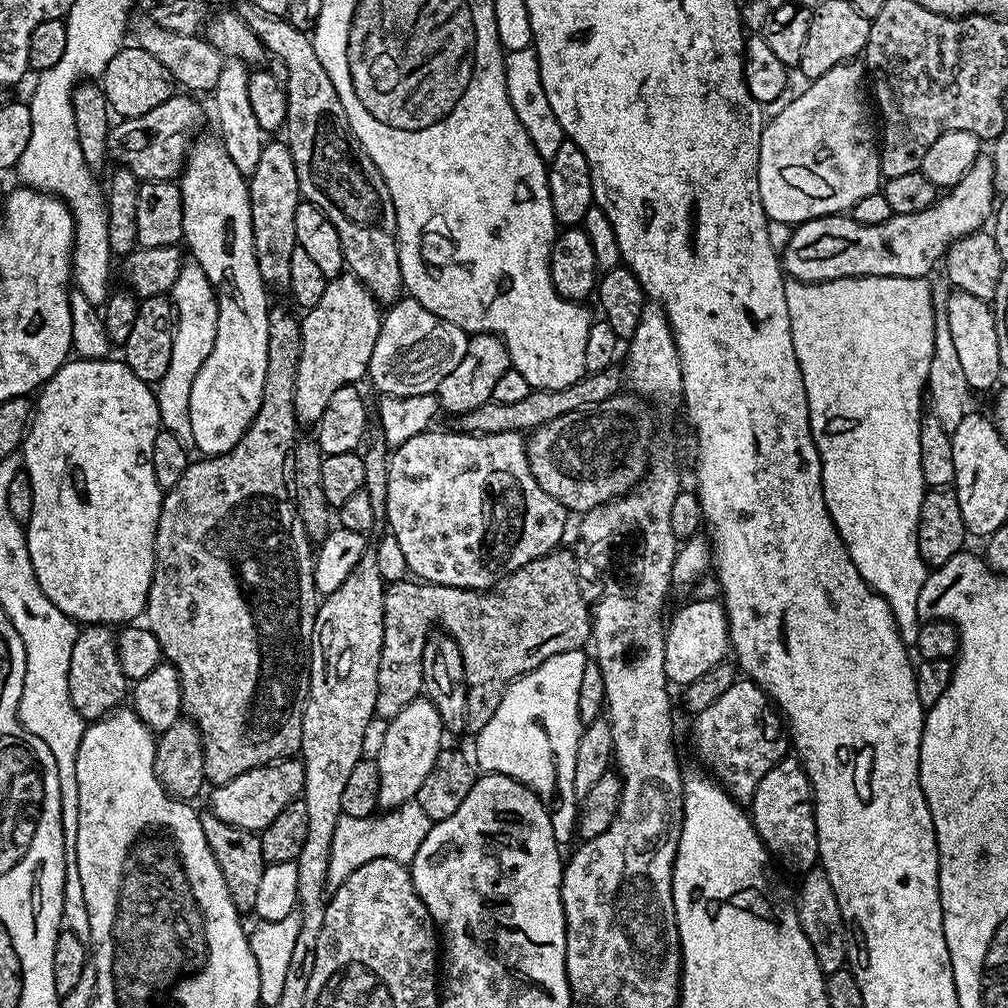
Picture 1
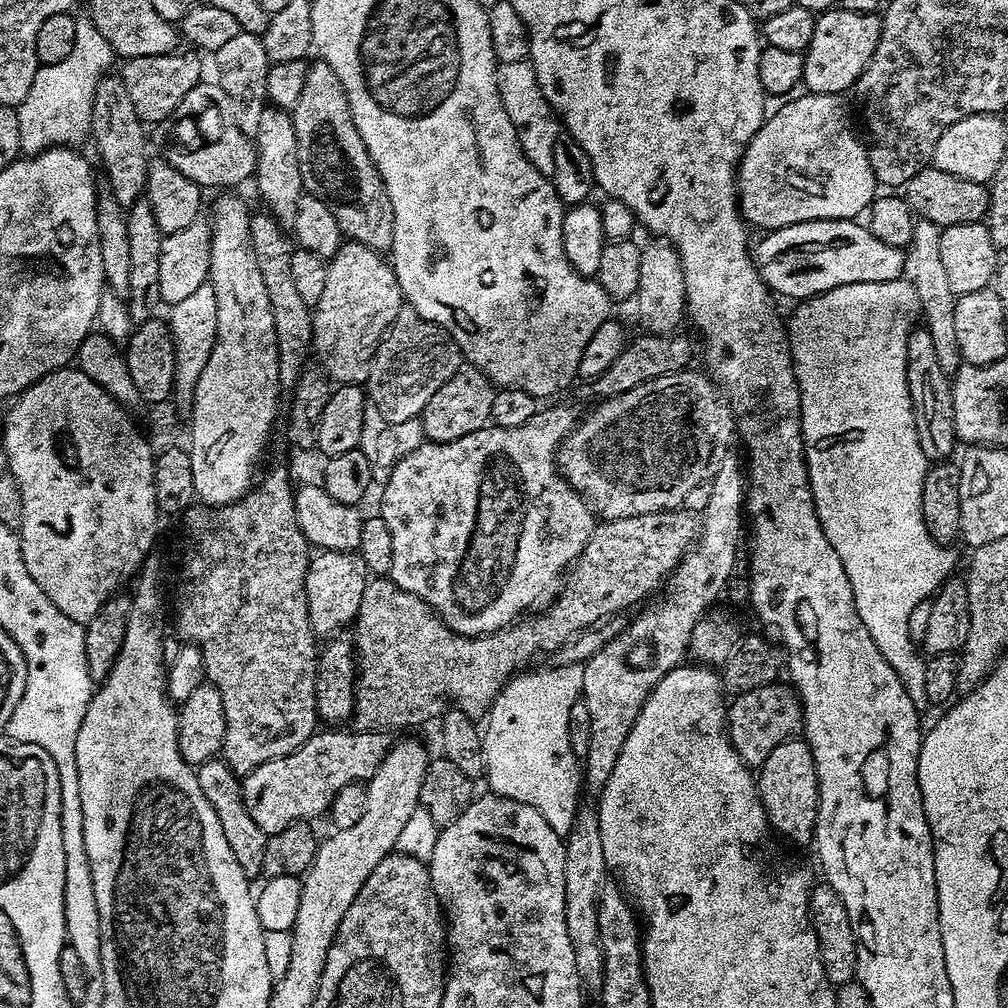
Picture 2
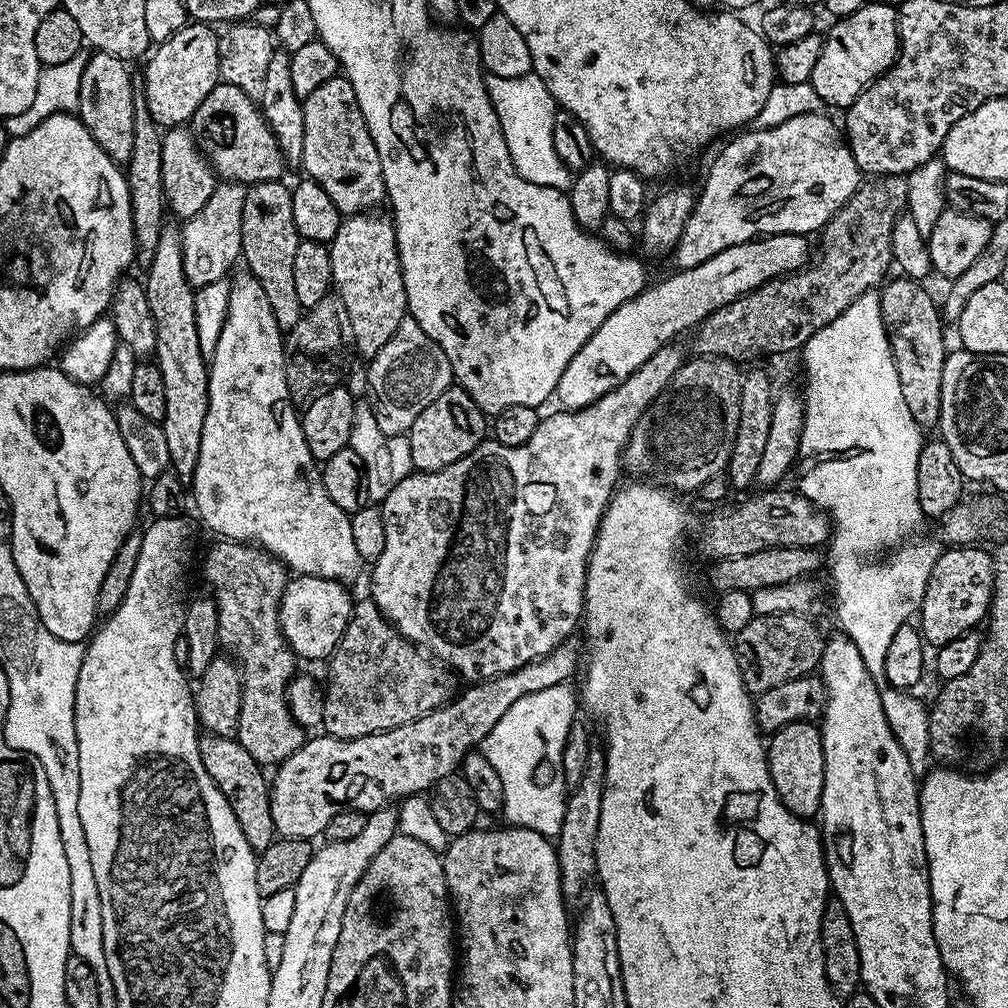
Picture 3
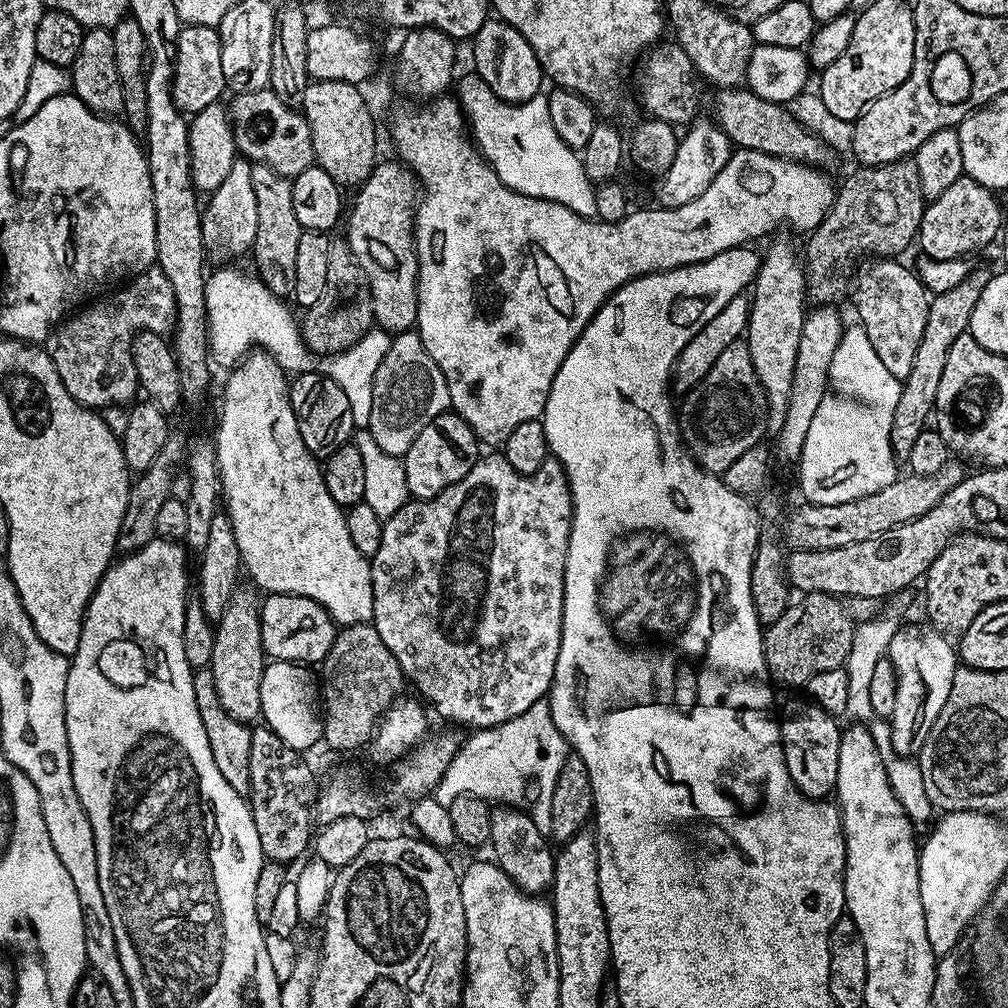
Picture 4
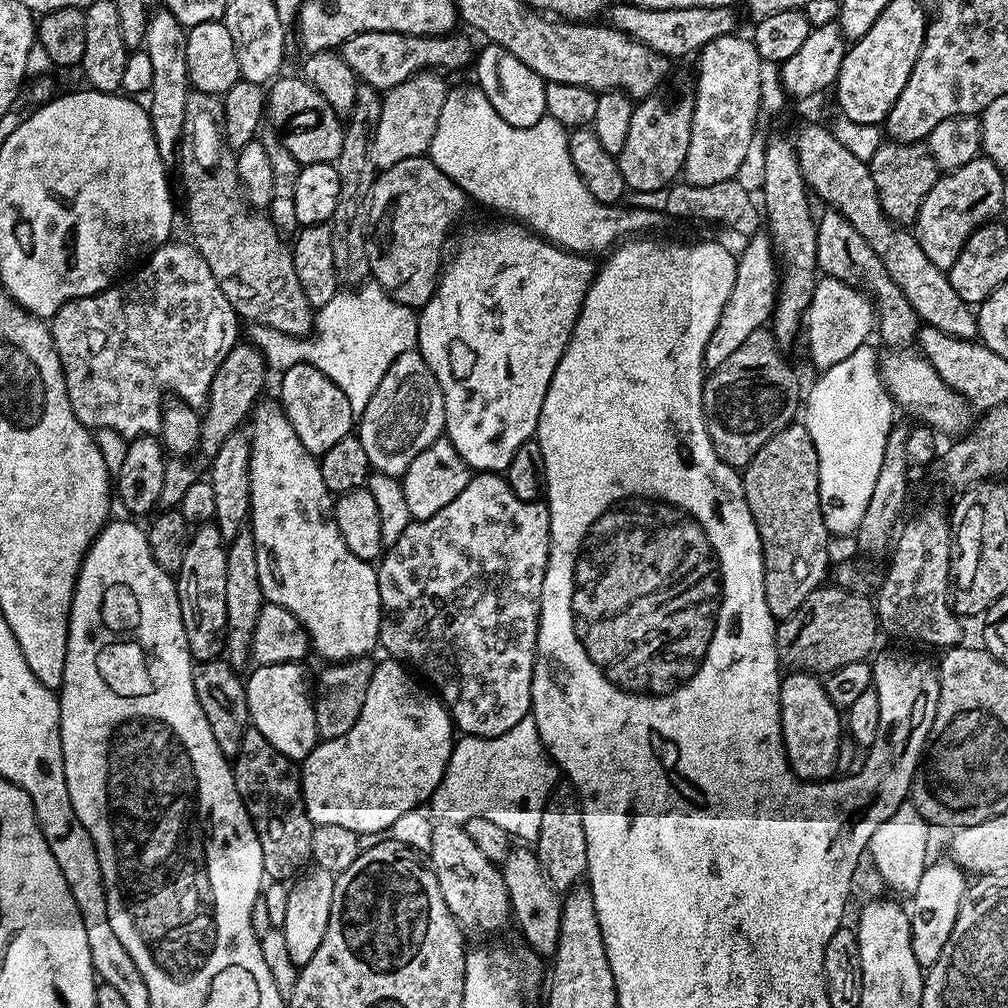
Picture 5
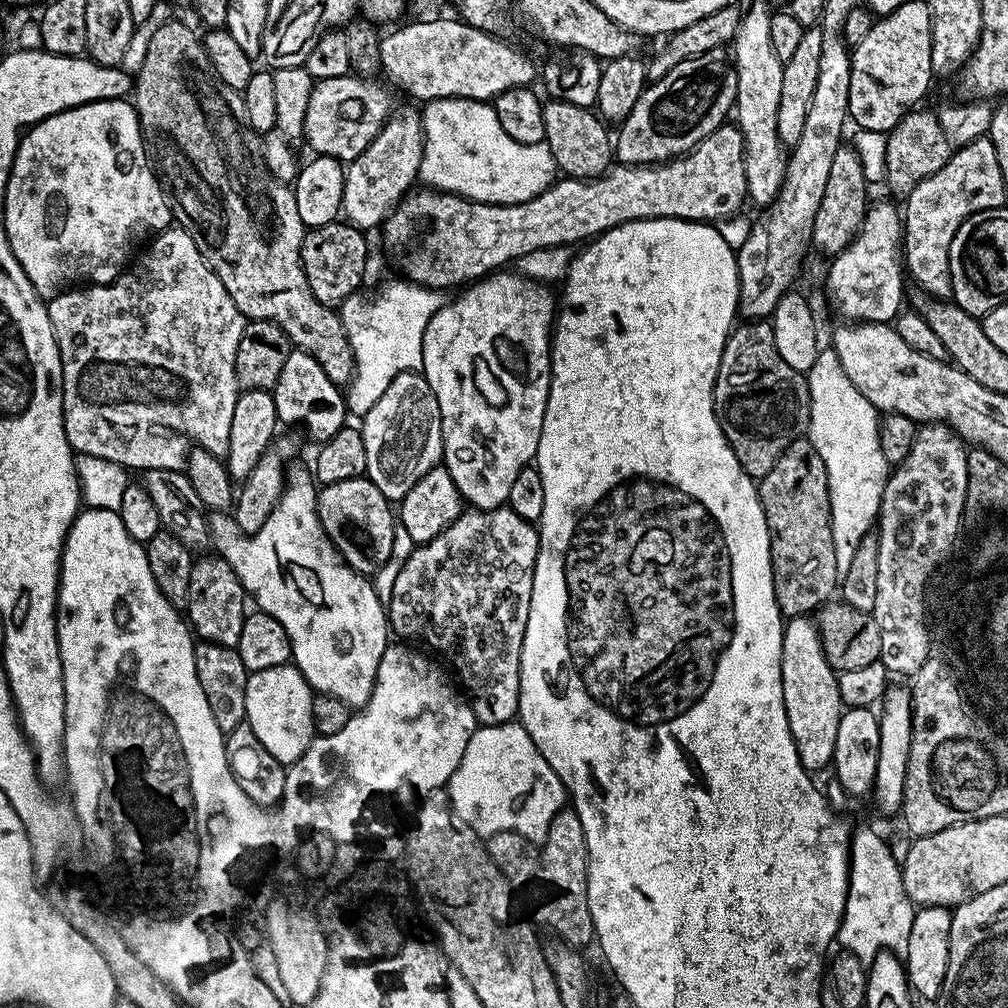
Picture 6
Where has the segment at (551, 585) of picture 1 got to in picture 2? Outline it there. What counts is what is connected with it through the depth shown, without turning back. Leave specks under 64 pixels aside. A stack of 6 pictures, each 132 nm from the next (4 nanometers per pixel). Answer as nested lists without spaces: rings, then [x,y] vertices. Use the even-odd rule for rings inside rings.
[[[685,510],[638,514],[634,518],[618,518],[617,520],[606,520],[597,523],[595,527],[593,527],[586,546],[581,550],[580,555],[576,557],[571,567],[567,569],[566,575],[562,580],[562,587],[557,591],[552,603],[549,604],[547,608],[537,611],[535,614],[525,615],[523,618],[511,624],[507,624],[505,628],[500,628],[497,632],[491,632],[485,636],[463,636],[454,630],[450,630],[440,621],[440,617],[436,615],[435,610],[432,609],[426,601],[422,598],[418,598],[414,594],[410,594],[406,590],[402,590],[390,578],[369,579],[366,590],[362,590],[362,602],[358,606],[356,619],[354,621],[354,629],[356,628],[356,636],[354,635],[354,651],[356,654],[356,683],[354,685],[354,695],[356,701],[352,707],[351,727],[357,732],[386,732],[392,734],[395,733],[395,728],[412,728],[415,724],[426,723],[427,720],[434,719],[433,721],[435,721],[437,717],[445,711],[446,703],[444,704],[444,696],[449,696],[449,698],[452,699],[451,703],[455,705],[455,707],[460,708],[462,714],[466,714],[474,721],[483,721],[488,713],[492,711],[492,704],[498,698],[500,691],[508,685],[509,680],[513,679],[517,673],[527,669],[529,665],[531,665],[528,663],[530,663],[535,656],[544,656],[547,652],[552,652],[552,654],[559,653],[564,645],[576,639],[580,633],[605,623],[609,618],[620,614],[616,612],[622,611],[623,608],[630,607],[631,604],[638,603],[639,600],[645,599],[644,601],[647,601],[649,597],[653,595],[651,592],[654,591],[656,587],[657,591],[657,589],[665,583],[669,573],[676,569],[676,563],[683,558],[684,553],[687,552],[688,548],[692,545],[692,541],[696,538],[697,531],[697,517],[693,515],[693,513]]]

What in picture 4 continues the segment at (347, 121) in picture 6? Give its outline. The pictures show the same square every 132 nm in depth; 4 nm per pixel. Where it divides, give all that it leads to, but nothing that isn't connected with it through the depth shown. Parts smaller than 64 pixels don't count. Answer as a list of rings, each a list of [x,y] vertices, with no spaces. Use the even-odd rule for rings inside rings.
[[[271,87],[253,92],[237,92],[231,97],[230,119],[232,121],[232,133],[236,143],[236,151],[243,159],[257,164],[271,164],[272,169],[278,174],[295,178],[302,174],[302,170],[313,167],[316,155],[314,154],[314,142],[310,134],[308,119],[304,117],[303,111],[290,107],[278,94],[272,92]]]

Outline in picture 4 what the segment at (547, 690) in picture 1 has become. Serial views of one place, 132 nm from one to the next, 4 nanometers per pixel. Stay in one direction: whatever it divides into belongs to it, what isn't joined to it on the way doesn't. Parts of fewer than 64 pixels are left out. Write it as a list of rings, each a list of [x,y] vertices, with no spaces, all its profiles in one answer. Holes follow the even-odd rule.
[[[547,699],[534,702],[530,710],[518,714],[518,718],[510,718],[510,722],[502,722],[493,728],[481,728],[469,736],[472,737],[461,743],[450,766],[446,766],[446,774],[442,774],[436,783],[436,800],[448,805],[459,796],[477,796],[500,806],[520,808],[540,832],[550,833],[550,798],[554,798],[554,782],[558,782],[558,770],[562,770],[562,762],[570,755],[570,749],[558,726],[554,726]]]

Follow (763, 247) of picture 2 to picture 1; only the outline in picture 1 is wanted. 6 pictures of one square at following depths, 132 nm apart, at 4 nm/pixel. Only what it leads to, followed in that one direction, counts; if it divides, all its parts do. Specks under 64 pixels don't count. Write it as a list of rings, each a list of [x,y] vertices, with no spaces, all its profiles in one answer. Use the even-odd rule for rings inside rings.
[[[981,154],[962,174],[962,178],[953,188],[937,195],[936,201],[926,210],[918,210],[918,214],[894,214],[886,222],[878,222],[878,226],[862,226],[854,222],[851,215],[819,216],[804,224],[792,228],[792,237],[782,250],[782,267],[793,280],[801,280],[804,284],[821,284],[827,280],[850,278],[851,276],[901,276],[902,278],[927,277],[932,267],[943,261],[948,247],[966,234],[979,232],[989,223],[998,200],[994,182],[994,162],[991,155]]]

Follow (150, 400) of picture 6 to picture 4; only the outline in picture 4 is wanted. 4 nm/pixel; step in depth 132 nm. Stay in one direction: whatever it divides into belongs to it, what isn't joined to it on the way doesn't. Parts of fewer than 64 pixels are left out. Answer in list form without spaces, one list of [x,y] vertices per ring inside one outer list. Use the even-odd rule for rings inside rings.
[[[159,266],[147,268],[139,276],[131,277],[123,287],[116,291],[120,290],[121,292],[116,292],[113,296],[106,297],[105,300],[97,299],[92,302],[97,302],[97,304],[89,303],[81,307],[75,314],[57,323],[46,341],[47,354],[58,370],[58,378],[62,378],[62,386],[66,386],[68,393],[79,404],[84,404],[93,410],[124,406],[137,399],[138,385],[132,357],[132,343],[137,332],[168,334],[173,331],[176,322],[174,290],[170,290],[170,282],[167,281],[166,274],[162,274]]]

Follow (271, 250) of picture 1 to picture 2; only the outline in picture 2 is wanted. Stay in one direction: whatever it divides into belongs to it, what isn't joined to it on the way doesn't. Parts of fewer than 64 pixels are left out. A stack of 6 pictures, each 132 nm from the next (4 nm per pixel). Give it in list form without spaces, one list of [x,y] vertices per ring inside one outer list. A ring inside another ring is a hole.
[[[265,106],[258,122],[254,185],[263,207],[281,229],[291,229],[298,210],[298,198],[305,195],[302,170],[298,166],[298,134],[294,134],[292,113],[286,108]]]

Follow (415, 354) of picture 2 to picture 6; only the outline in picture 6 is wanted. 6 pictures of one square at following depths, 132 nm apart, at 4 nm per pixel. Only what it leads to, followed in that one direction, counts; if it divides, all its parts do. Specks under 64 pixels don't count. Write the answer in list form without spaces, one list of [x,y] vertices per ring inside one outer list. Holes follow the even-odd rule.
[[[419,371],[403,372],[386,386],[386,394],[370,406],[360,428],[366,442],[366,476],[389,502],[403,500],[414,482],[441,463],[444,455],[438,398]]]

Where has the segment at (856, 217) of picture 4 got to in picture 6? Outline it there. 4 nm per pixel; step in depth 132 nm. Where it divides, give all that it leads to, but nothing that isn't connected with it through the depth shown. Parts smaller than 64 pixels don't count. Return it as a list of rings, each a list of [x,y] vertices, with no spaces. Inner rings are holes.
[[[913,110],[905,114],[892,131],[887,133],[886,142],[886,188],[899,198],[906,198],[918,186],[918,182],[926,182],[930,174],[938,174],[942,166],[951,158],[954,146],[946,138],[940,125],[939,115],[933,112]]]

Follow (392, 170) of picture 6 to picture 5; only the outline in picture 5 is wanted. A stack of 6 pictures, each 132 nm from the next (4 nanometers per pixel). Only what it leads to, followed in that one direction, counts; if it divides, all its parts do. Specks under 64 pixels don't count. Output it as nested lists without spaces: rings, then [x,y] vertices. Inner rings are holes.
[[[436,70],[420,72],[383,93],[382,114],[372,140],[372,154],[379,169],[429,151],[443,103],[450,95],[450,84],[440,76],[443,75]]]

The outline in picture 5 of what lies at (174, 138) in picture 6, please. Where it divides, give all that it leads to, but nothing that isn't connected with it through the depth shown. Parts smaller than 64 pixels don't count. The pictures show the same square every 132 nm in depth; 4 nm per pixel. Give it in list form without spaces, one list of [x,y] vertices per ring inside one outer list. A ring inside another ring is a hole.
[[[197,91],[189,95],[186,122],[182,126],[178,149],[178,169],[180,184],[184,187],[184,212],[188,215],[191,243],[202,254],[202,258],[206,258],[210,274],[214,274],[222,294],[226,294],[230,306],[241,321],[253,320],[251,323],[261,328],[282,330],[291,336],[307,336],[314,328],[314,309],[306,294],[302,294],[298,274],[294,274],[291,247],[267,215],[263,211],[253,210],[244,199],[244,190],[240,187],[236,169],[236,152],[229,148],[224,138],[223,122],[224,105],[221,97]]]

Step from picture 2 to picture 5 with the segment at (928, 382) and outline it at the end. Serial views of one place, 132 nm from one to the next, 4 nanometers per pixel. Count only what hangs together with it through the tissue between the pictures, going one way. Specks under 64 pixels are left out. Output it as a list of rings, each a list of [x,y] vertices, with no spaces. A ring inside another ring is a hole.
[[[835,210],[825,211],[825,216],[819,217],[816,225],[816,266],[824,276],[833,276],[842,282],[854,285],[855,288],[870,294],[874,301],[874,311],[876,314],[875,327],[880,332],[880,340],[892,350],[904,350],[908,344],[917,339],[922,327],[922,321],[917,316],[914,306],[906,302],[906,294],[894,286],[890,274],[878,262],[878,254],[870,250],[866,238],[854,230],[854,226],[845,218],[841,212]]]

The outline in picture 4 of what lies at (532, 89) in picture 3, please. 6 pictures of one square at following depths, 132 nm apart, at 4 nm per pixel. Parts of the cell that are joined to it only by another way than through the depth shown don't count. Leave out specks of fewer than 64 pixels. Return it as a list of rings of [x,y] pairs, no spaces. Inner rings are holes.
[[[475,75],[462,77],[458,84],[459,80],[455,95],[464,110],[470,135],[489,166],[506,186],[510,186],[510,190],[530,198],[558,202],[579,216],[595,217],[595,187],[586,178],[583,159],[558,138],[550,123],[547,95],[523,100],[521,104],[509,104],[506,100],[499,100],[490,86]]]

